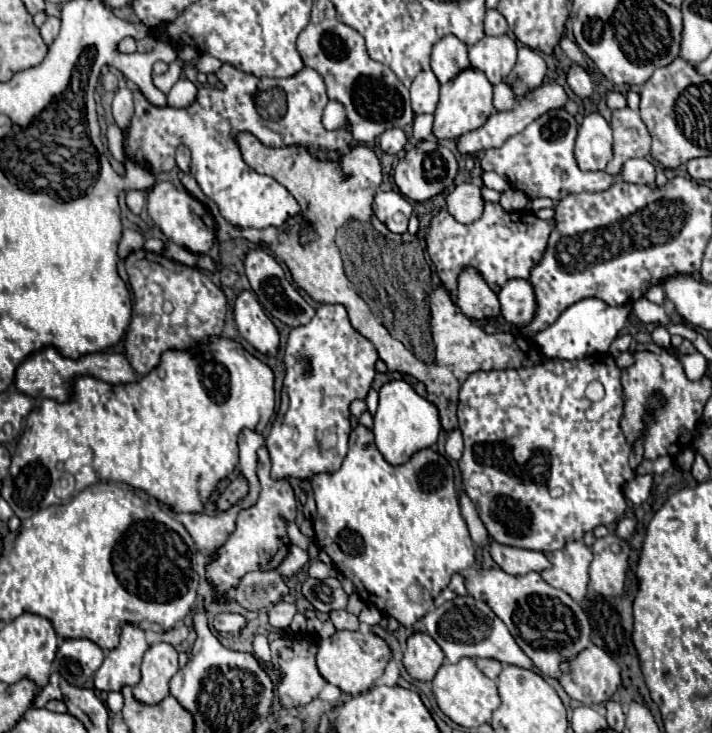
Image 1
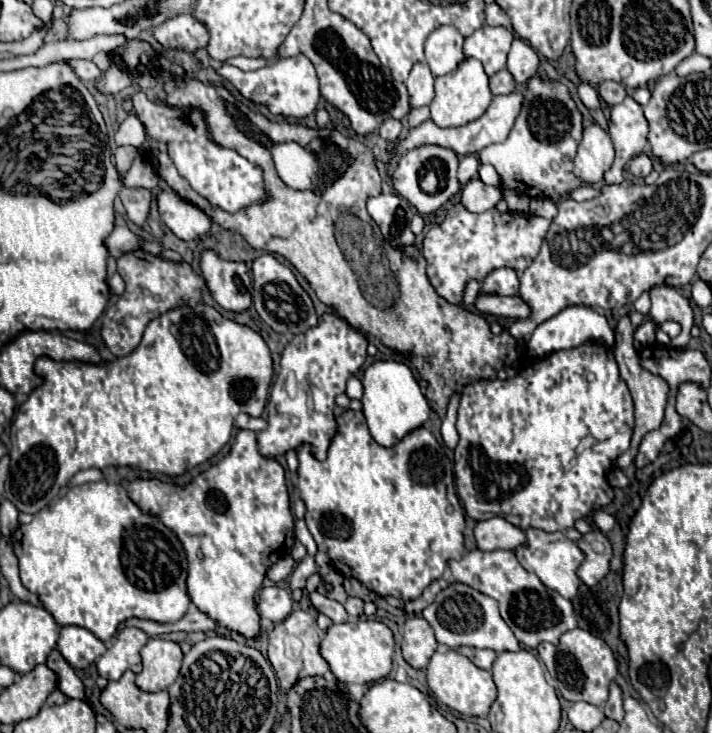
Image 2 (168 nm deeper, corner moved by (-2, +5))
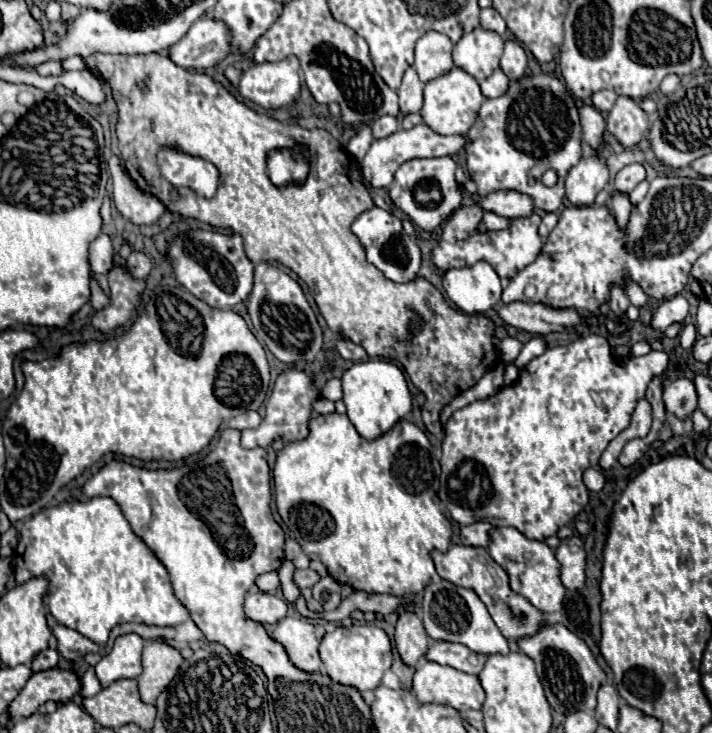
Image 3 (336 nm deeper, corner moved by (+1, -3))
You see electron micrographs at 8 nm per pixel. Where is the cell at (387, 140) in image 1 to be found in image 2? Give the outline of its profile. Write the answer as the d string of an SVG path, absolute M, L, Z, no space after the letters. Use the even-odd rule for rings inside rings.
M393 118L385 120L381 124L381 128L379 128L379 136L385 138L387 142L395 142L399 138L399 134L401 134L401 122L399 120L393 120Z

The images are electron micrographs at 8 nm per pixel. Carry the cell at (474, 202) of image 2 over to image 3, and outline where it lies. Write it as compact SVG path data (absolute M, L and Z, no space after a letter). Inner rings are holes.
M492 192L480 200L482 210L496 212L504 218L522 218L534 212L532 196L524 196L520 192Z

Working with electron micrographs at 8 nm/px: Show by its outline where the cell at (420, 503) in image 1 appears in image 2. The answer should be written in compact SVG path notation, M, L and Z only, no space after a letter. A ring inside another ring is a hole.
M345 410L337 418L337 426L339 430L329 446L327 460L315 460L309 446L297 448L297 488L307 506L305 522L309 532L317 546L327 550L333 568L343 576L359 580L379 596L393 596L405 602L415 600L433 580L443 576L449 560L459 560L465 552L465 510L455 492L453 466L443 446L427 428L417 428L397 446L385 448L373 440L361 412Z

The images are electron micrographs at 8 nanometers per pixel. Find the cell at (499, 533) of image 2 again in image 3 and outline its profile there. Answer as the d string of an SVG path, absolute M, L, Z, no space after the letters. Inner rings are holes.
M476 522L476 524L462 526L460 528L462 544L466 544L466 546L488 546L488 542L490 542L488 530L492 530L492 526L488 522Z

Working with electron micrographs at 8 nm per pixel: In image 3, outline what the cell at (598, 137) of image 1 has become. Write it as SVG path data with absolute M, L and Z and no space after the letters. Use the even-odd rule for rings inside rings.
M584 156L570 172L566 178L566 198L574 206L592 206L594 198L600 190L604 190L608 184L608 168L602 158L598 156Z

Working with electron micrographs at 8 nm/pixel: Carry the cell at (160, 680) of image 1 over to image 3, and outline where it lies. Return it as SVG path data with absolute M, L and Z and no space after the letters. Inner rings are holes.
M152 640L142 650L144 672L138 676L140 698L146 704L154 704L158 694L168 688L172 678L178 674L182 654L162 640Z

